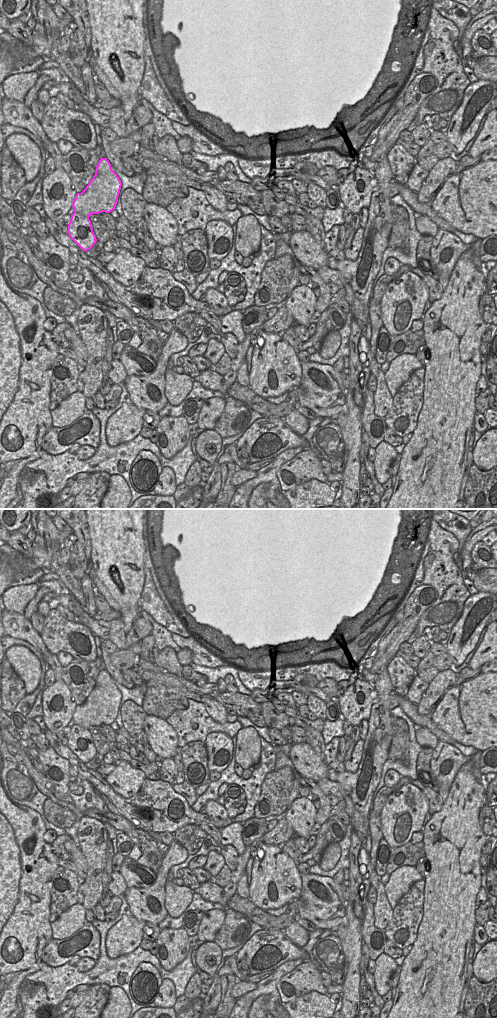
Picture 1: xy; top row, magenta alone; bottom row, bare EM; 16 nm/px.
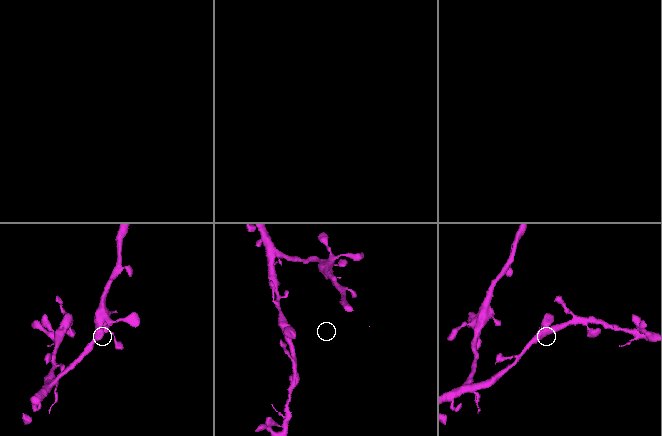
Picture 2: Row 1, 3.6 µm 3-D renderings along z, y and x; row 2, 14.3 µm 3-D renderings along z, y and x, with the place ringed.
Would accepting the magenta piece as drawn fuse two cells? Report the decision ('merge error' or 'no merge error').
no merge error

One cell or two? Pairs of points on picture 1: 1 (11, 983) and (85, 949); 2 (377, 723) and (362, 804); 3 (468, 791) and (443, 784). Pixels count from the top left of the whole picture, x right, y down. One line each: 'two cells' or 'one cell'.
1: two cells
2: one cell
3: two cells

